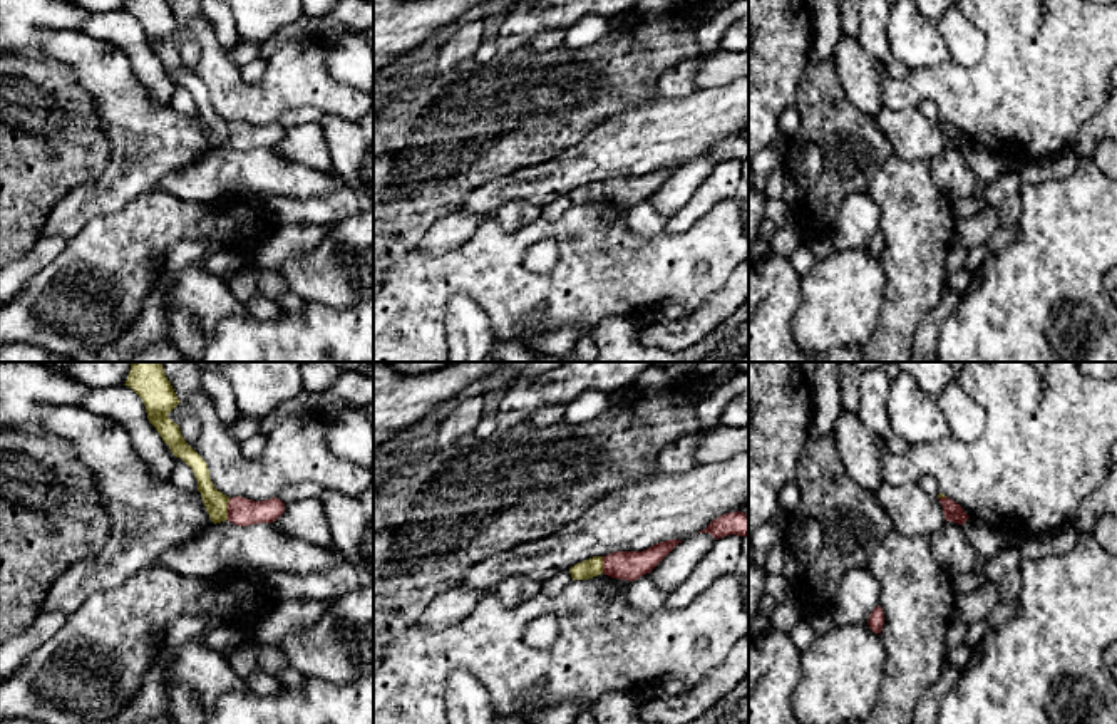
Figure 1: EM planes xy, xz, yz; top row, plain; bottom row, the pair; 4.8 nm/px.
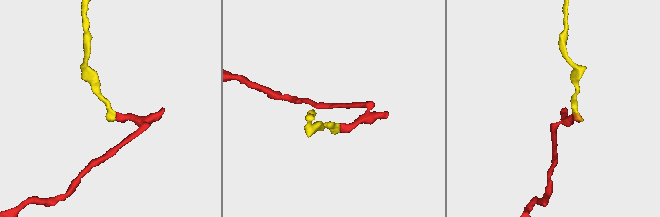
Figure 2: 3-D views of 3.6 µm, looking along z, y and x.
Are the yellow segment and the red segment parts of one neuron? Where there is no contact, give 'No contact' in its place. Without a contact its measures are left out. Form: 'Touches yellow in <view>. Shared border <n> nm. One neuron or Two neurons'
Touches yellow in xy. Shared border 110 nm. Two neurons

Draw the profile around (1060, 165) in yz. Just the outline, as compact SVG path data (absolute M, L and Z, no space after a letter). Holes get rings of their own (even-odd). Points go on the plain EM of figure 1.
M1065 149L1047 158L1025 158L1015 163L1022 183L1043 183L1050 179L1060 179L1072 174L1077 168L1078 156L1073 149Z

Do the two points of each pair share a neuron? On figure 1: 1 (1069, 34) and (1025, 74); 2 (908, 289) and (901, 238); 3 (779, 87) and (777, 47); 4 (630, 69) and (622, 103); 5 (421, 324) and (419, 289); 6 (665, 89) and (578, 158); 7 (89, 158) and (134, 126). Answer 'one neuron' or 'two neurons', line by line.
1: one neuron
2: one neuron
3: one neuron
4: one neuron
5: one neuron
6: two neurons
7: two neurons

